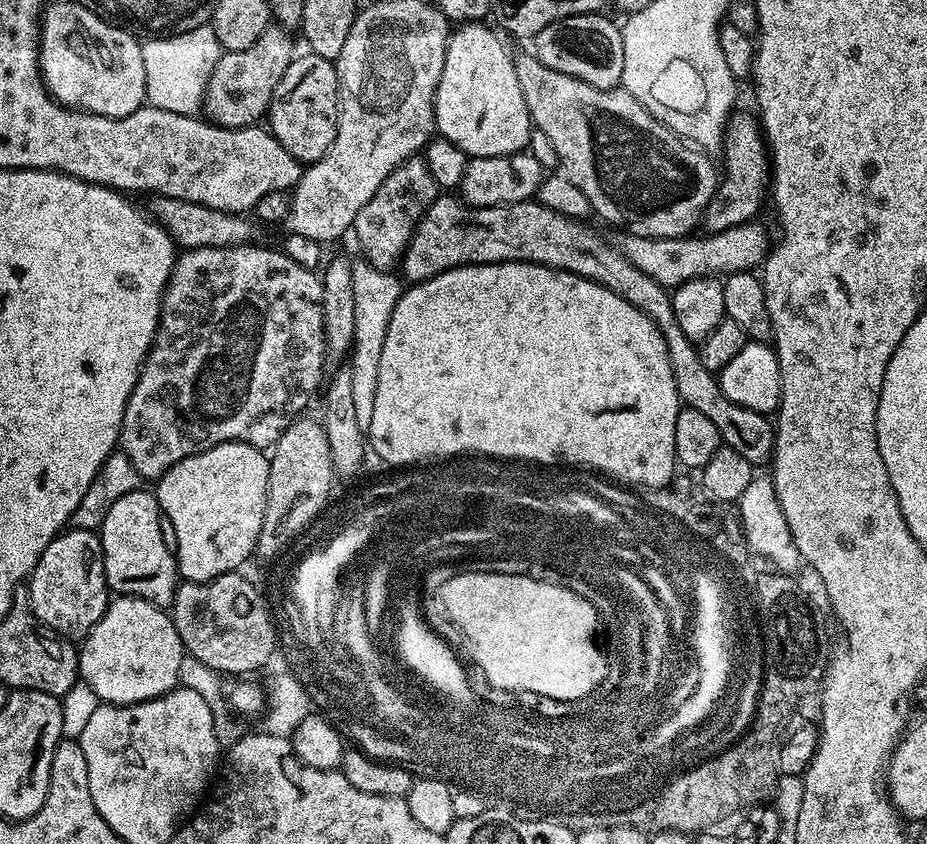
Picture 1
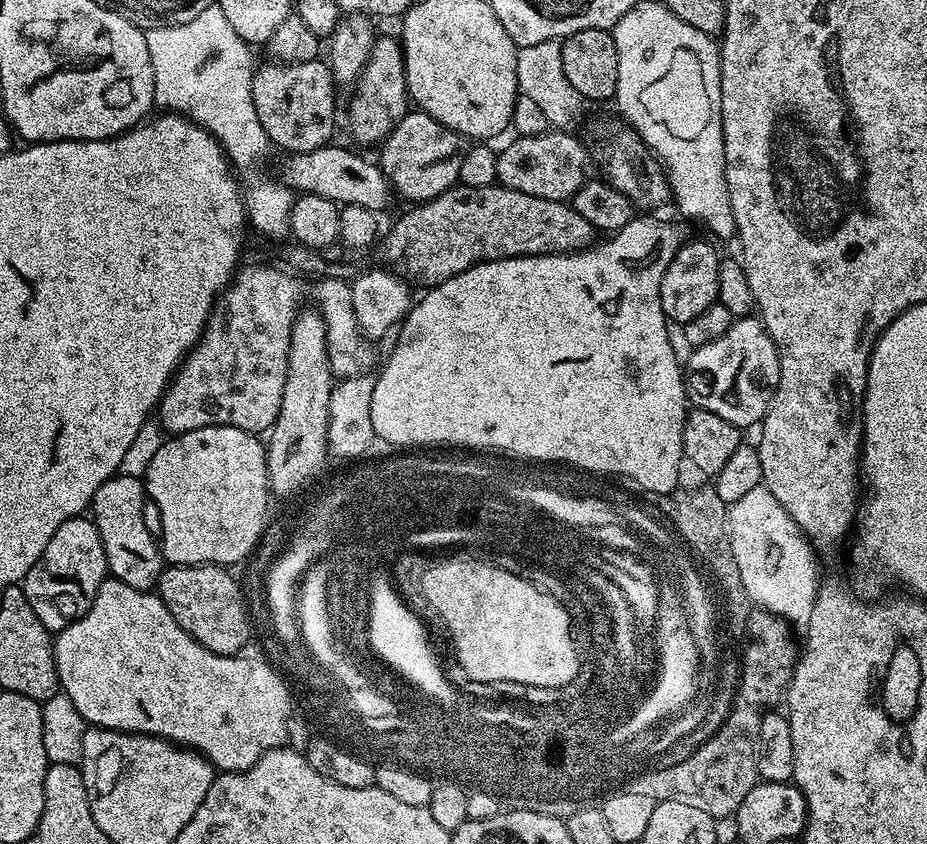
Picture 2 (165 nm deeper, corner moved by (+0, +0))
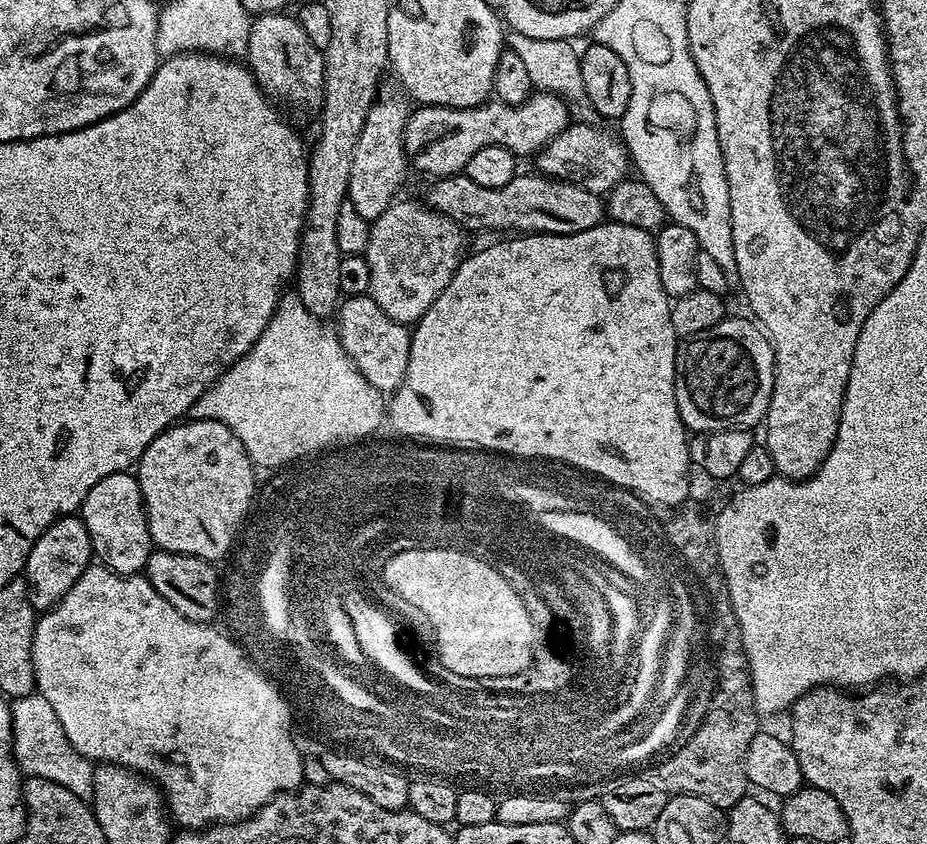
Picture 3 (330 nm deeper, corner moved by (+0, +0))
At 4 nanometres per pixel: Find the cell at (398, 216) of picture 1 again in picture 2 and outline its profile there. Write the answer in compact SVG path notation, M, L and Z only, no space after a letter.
M409 110L392 125L391 132L384 137L379 148L378 163L384 177L392 183L393 193L399 199L401 196L404 200L412 200L408 202L423 202L432 200L447 188L457 187L466 140L430 118L430 114Z

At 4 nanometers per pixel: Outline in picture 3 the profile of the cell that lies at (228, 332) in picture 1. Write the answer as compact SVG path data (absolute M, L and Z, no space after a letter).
M371 294L347 297L338 309L339 316L340 341L346 354L354 362L354 366L358 366L358 370L366 378L366 382L370 382L370 386L377 388L380 393L391 394L395 392L406 378L406 366L410 362L410 346L412 345L411 331L405 325L399 324L394 318L390 318L386 314L386 310L382 310L382 306L378 306L378 302L374 302Z

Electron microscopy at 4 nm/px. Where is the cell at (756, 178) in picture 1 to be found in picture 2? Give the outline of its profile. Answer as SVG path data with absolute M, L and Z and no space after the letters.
M640 214L635 217L633 223L626 225L620 232L611 233L600 245L589 246L579 252L570 252L559 256L515 256L514 258L506 258L505 260L491 260L485 264L474 266L470 270L466 270L462 274L454 274L454 278L450 278L446 282L429 287L424 297L417 299L412 305L412 309L408 311L408 315L404 317L399 325L398 333L400 337L396 340L396 345L392 348L392 353L388 356L388 361L379 369L380 376L375 377L376 385L372 391L370 398L370 422L372 423L372 431L377 437L380 436L388 444L394 446L404 445L406 442L436 442L438 438L450 438L458 442L467 442L468 444L496 444L499 448L514 450L515 452L528 452L529 454L538 454L539 456L554 456L556 458L567 458L567 460L580 460L586 466L591 468L612 468L614 470L622 470L627 476L637 476L640 484L649 484L649 486L662 486L670 489L673 487L674 474L678 471L678 465L684 460L684 447L682 446L682 430L684 429L684 419L688 417L690 411L690 401L686 391L686 376L682 371L682 360L676 357L676 348L672 345L672 340L668 337L668 328L670 329L670 321L664 317L662 310L662 302L660 301L660 287L662 286L662 274L666 270L666 266L672 261L672 256L676 253L676 249L685 243L686 235L676 224L652 224L652 220L648 214Z

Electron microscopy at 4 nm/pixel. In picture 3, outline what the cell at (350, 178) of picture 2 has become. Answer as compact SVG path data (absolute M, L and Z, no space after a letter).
M463 174L441 176L422 200L469 233L547 234L562 238L566 234L593 231L605 219L606 204L598 194L582 190L582 186L569 180L531 175L518 174L501 188L478 186L478 182L470 182L470 178Z

